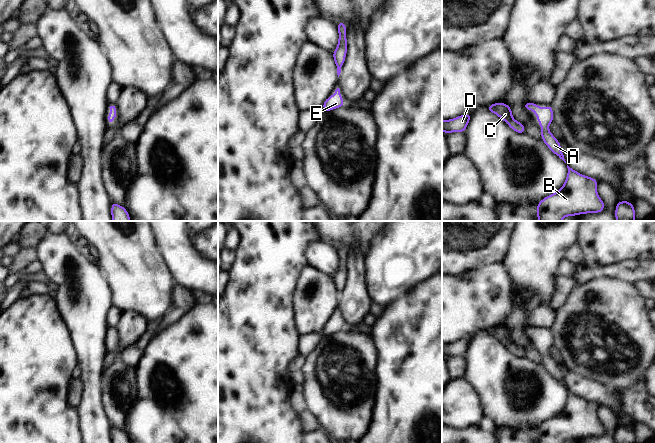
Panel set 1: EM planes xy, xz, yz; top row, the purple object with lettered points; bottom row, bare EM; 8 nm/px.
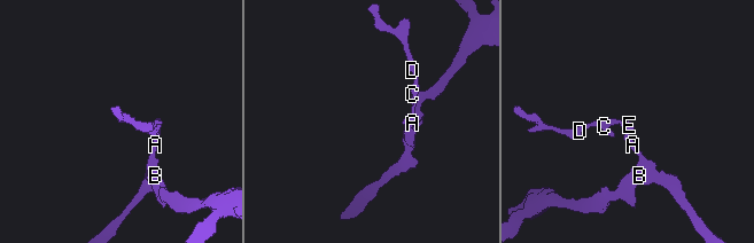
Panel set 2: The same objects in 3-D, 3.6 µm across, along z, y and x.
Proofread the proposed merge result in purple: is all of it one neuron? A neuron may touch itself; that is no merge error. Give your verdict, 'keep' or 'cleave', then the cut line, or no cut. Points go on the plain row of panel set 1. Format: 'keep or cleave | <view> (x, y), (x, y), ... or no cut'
keep | no cut

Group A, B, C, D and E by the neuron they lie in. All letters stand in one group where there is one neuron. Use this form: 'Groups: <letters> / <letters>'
Groups: A B C D E

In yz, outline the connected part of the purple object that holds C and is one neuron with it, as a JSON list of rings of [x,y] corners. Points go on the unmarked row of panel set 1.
[[[497,326],[491,328],[487,331],[487,334],[491,337],[496,338],[499,342],[501,342],[507,349],[515,356],[519,358],[525,357],[525,350],[523,347],[518,346],[512,340],[512,333],[509,329],[503,326]]]

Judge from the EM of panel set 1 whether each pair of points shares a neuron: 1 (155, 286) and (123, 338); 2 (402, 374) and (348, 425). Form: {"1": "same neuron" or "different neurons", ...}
{"1": "different neurons", "2": "different neurons"}

